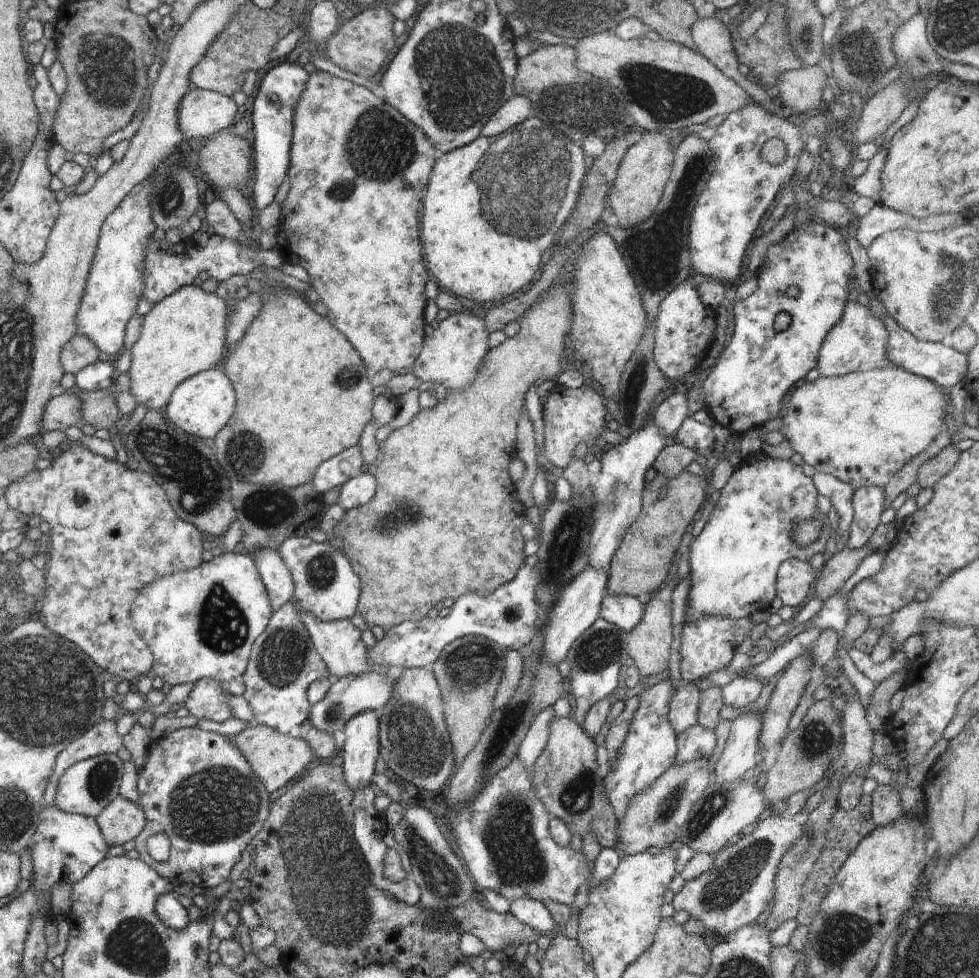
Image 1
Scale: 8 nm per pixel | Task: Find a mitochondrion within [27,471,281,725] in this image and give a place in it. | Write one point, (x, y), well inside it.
(222, 626)

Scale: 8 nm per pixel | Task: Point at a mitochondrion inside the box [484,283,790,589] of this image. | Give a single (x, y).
(610, 502)

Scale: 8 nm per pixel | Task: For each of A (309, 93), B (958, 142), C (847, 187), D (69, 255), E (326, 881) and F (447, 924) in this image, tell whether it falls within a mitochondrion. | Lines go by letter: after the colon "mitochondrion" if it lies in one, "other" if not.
A: other
B: other
C: other
D: other
E: mitochondrion
F: mitochondrion

